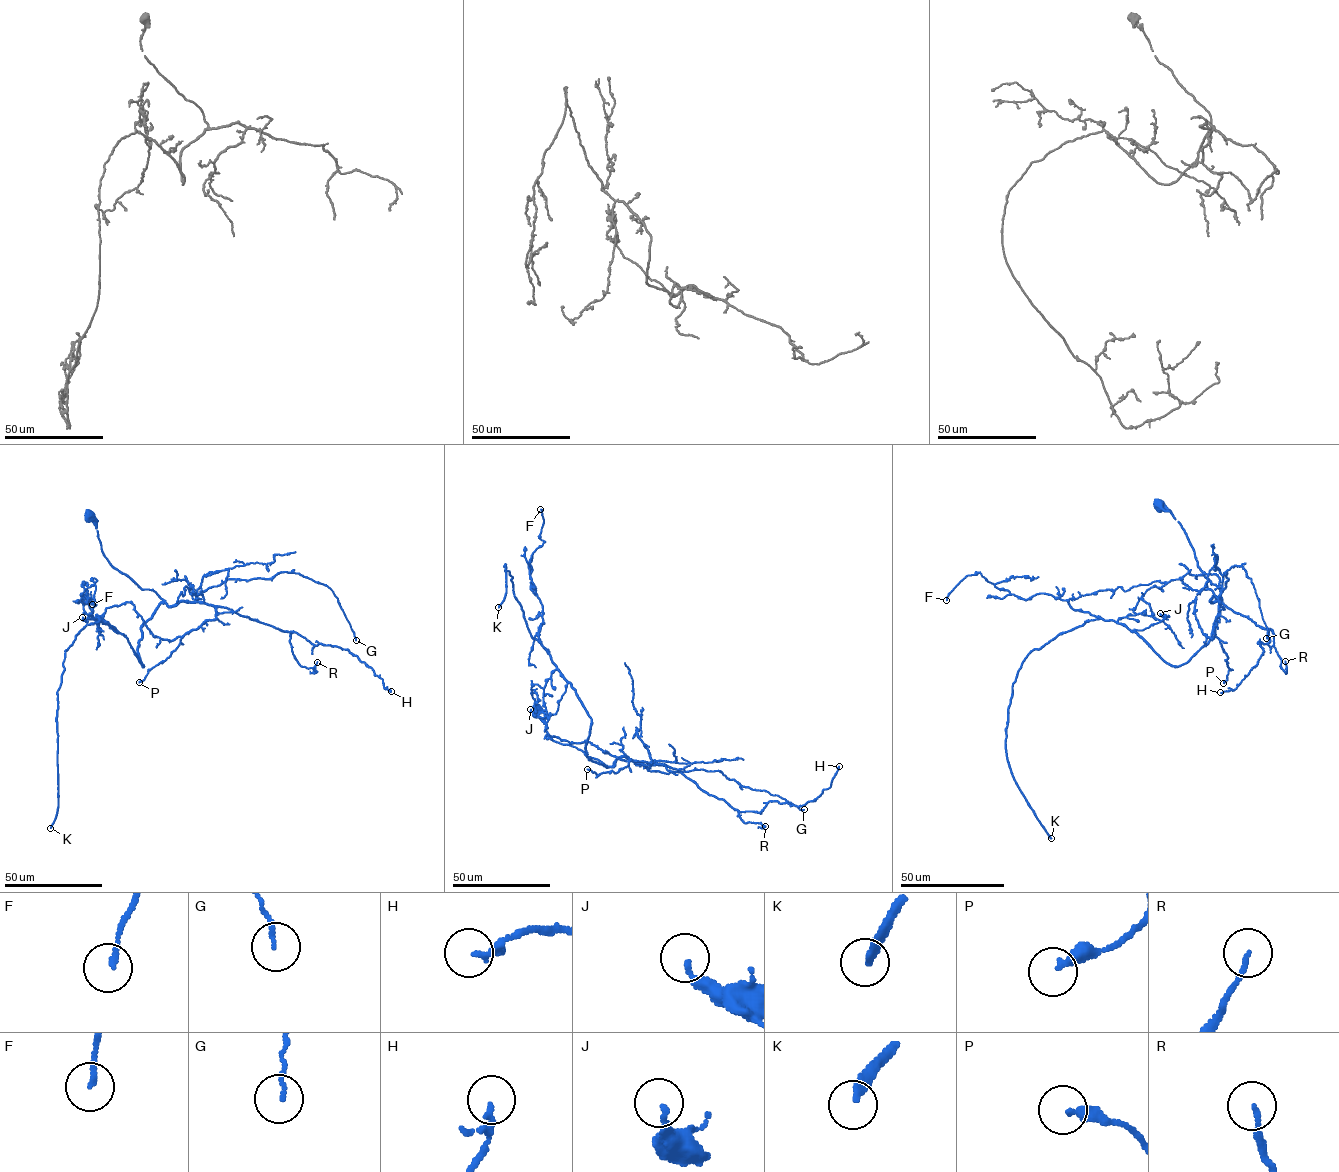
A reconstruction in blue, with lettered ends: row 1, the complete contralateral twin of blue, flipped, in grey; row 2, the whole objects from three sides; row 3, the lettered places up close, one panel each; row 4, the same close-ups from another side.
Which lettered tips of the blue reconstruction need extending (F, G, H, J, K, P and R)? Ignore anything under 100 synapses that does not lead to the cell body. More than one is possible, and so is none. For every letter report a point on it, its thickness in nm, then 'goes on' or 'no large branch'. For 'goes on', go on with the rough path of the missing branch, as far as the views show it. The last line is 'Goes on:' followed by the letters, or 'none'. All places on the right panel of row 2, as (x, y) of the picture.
F: place (946, 600); calibre 160 nm; no large branch
G: place (1266, 638); calibre 110 nm; no large branch
H: place (1220, 692); calibre 110 nm; no large branch
J: place (1160, 613); calibre 190 nm; no large branch
K: place (1051, 838); calibre 240 nm; goes on
P: place (1223, 683); calibre 300 nm; no large branch
R: place (1285, 661); calibre 140 nm; no large branch
Goes on: K

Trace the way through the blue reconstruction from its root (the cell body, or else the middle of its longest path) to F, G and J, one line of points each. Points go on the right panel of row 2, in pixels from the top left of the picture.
F: (1159, 506), (1221, 599), (1211, 637), (1181, 665), (1121, 624), (1046, 593), (1019, 598), (979, 572), (946, 600)
G: (1159, 506), (1219, 588), (1211, 602), (1225, 572), (1245, 570), (1266, 638)
J: (1159, 506), (1221, 599), (1209, 641), (1177, 666), (1131, 631), (1169, 616), (1160, 613)

